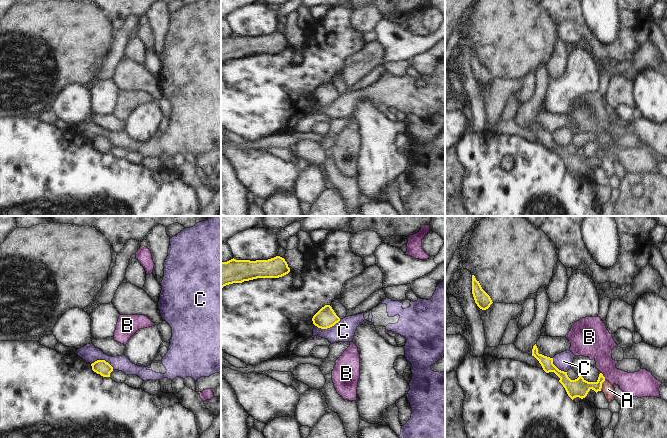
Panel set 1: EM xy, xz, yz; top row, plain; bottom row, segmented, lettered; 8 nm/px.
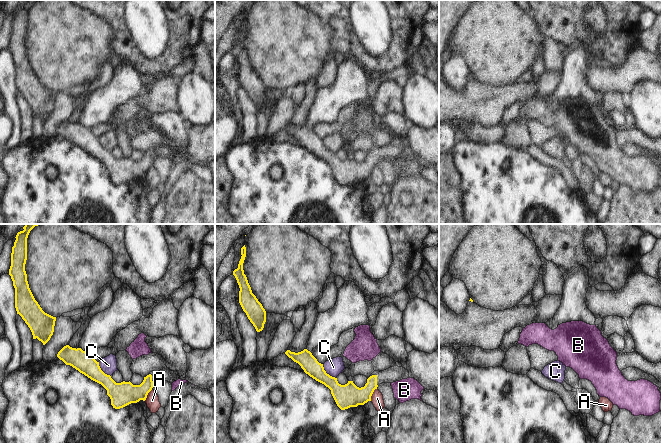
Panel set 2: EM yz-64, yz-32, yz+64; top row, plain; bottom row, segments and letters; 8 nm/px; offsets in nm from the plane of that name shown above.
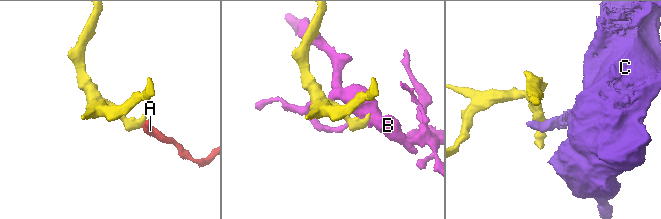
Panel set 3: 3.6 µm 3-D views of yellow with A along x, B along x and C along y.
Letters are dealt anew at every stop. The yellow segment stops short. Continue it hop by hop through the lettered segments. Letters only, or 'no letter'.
no letter

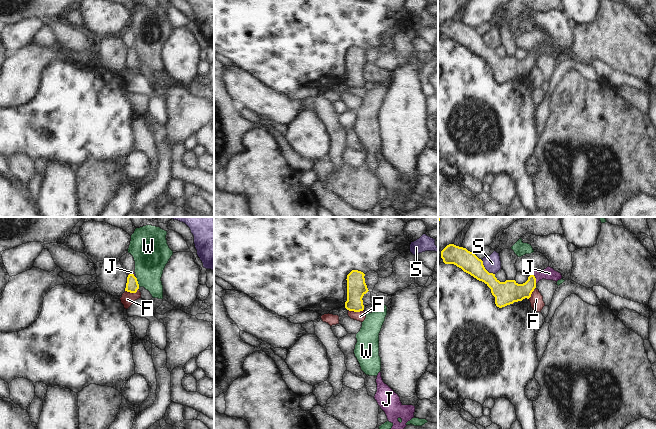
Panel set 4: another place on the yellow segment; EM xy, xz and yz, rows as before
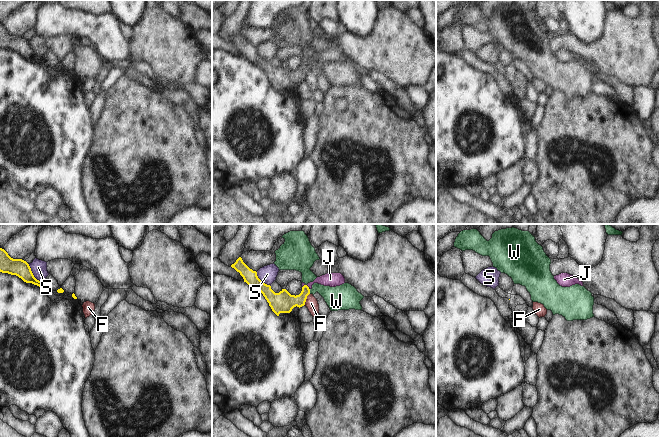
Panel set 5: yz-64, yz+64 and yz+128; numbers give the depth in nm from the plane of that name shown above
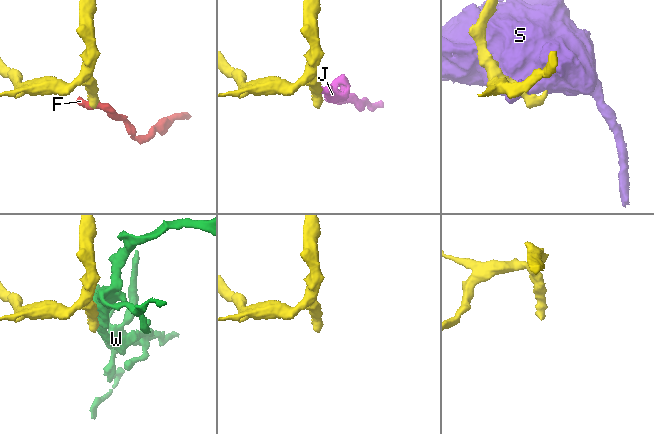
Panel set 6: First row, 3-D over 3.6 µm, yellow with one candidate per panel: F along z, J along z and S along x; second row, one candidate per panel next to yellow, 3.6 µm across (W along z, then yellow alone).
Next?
J

